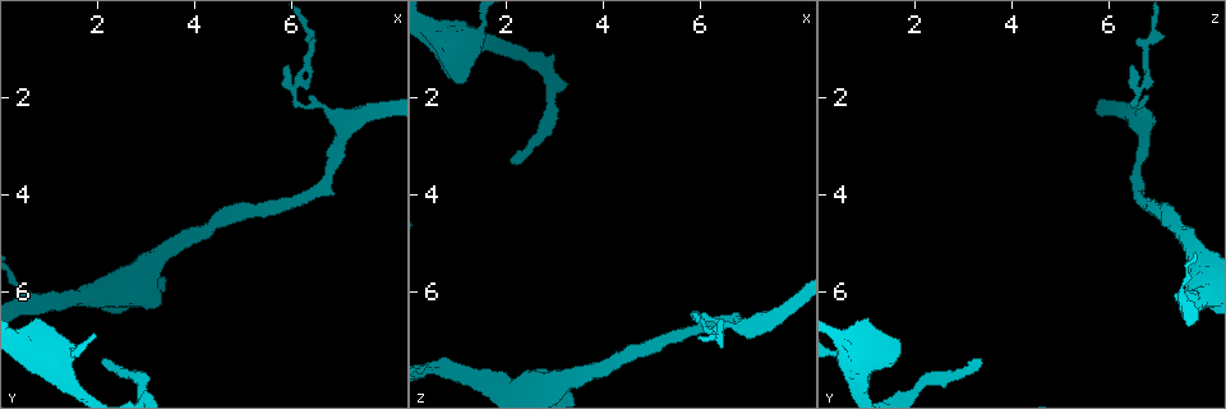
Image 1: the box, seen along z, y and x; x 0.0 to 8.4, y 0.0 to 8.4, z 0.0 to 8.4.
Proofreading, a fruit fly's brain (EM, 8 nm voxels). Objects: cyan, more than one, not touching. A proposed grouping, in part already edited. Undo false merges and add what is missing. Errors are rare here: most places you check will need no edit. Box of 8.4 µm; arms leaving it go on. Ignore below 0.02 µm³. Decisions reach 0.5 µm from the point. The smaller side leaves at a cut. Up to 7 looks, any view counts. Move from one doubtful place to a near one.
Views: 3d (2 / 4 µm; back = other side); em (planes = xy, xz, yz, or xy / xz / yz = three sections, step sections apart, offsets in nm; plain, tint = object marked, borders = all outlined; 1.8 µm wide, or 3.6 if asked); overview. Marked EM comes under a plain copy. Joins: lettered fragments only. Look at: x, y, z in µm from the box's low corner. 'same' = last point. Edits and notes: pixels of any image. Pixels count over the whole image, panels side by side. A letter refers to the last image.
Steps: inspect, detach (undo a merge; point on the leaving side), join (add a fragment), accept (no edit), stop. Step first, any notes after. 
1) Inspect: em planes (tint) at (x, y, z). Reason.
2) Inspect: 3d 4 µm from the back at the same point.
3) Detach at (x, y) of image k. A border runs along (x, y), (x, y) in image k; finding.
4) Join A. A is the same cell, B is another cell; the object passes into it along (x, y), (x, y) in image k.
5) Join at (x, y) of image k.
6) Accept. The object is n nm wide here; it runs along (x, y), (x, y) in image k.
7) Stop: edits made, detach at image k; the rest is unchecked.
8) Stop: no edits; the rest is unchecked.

Inspect: 3d 4 µm at (0.65, 6.25, 7.60). Calibre changes.

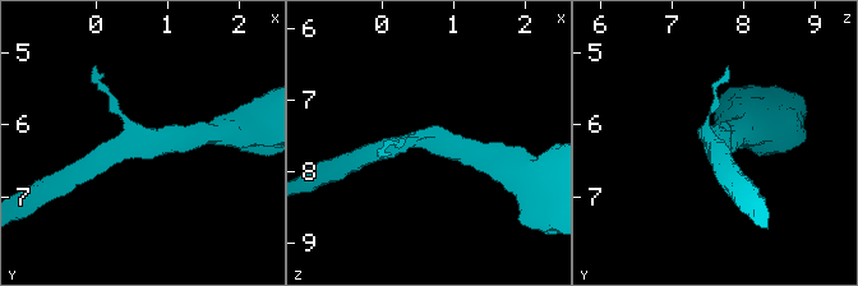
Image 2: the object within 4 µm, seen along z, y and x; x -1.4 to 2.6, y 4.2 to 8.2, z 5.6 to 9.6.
Inspect: em xz step 4 (tint) at (0.65, 6.25, 7.55). Now the EM.

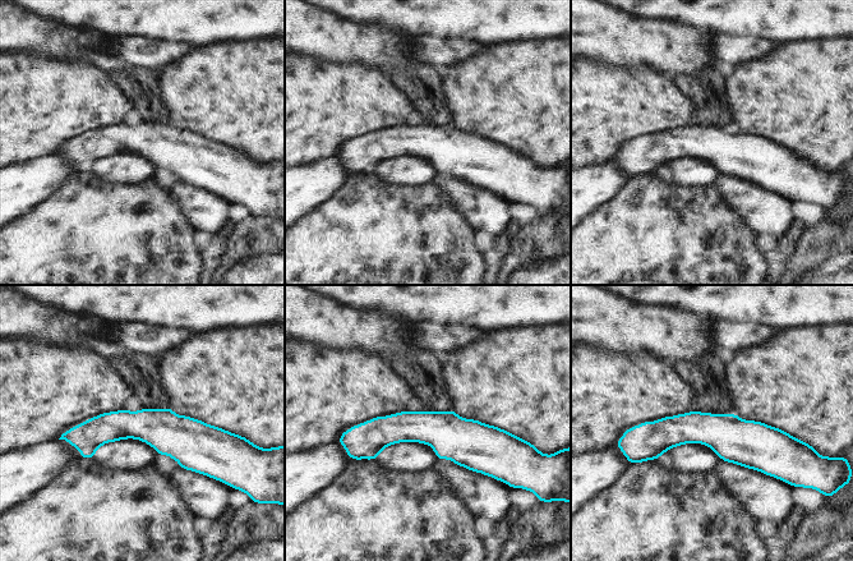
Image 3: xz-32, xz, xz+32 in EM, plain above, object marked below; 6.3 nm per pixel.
Inspect: em planes (borders) at the same point. Another direction.

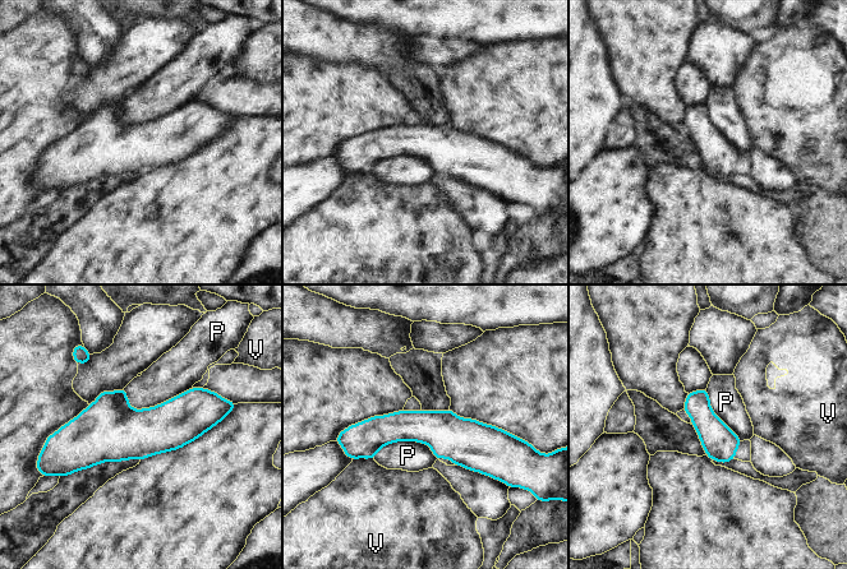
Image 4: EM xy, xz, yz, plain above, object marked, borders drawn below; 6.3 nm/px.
Accept. The longest contact is with P, 440 nm; P and V are other cells; it runs along (349, 434), (502, 434) in image 4; one neuron here.

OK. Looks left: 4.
Inspect: em planes (borders) at (2.20, 7.40, 3.40).

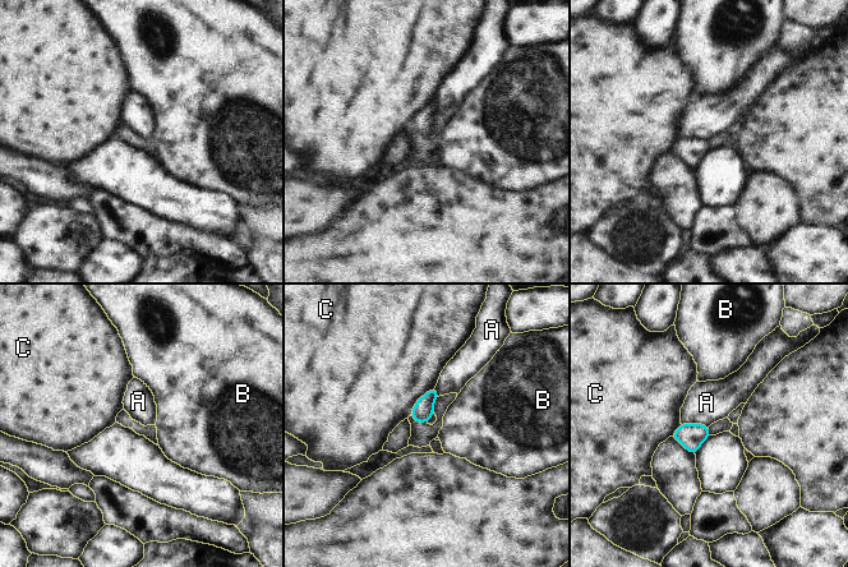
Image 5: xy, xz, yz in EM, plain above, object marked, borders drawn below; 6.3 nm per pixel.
Accept. The longest contact is with C, 240 nm; A, B and C are other cells; a border runs along (681, 423), (701, 423), (708, 427) in image 5; none of them fits.

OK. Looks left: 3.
Inspect: em xy step 4 (borders) at (5.90, 1.40, 6.45). An open end.

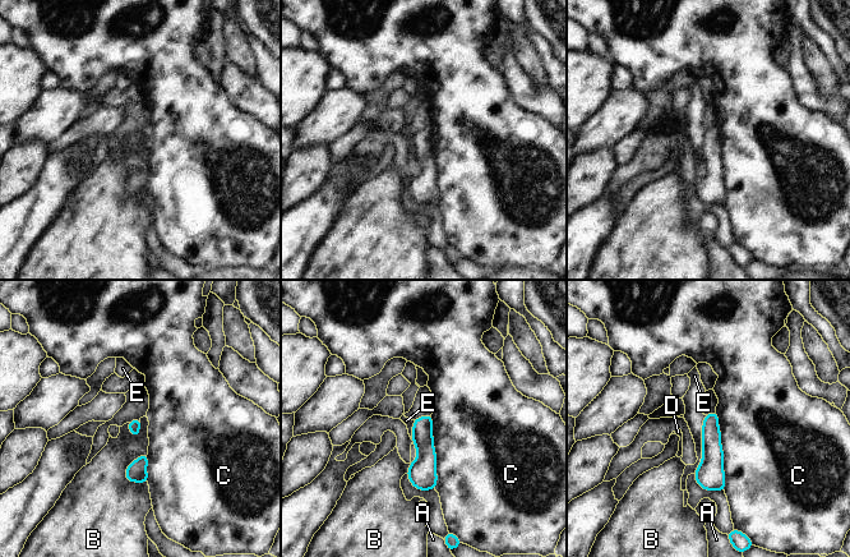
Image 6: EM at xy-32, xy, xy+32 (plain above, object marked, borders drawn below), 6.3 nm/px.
Accept. A, B, C, D and E are other cells; a border runs along (147, 452), (128, 465), (128, 482) in image 6; no lettered fragment goes on from it.

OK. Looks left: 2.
Stop: no edits; the rest is unchecked.

